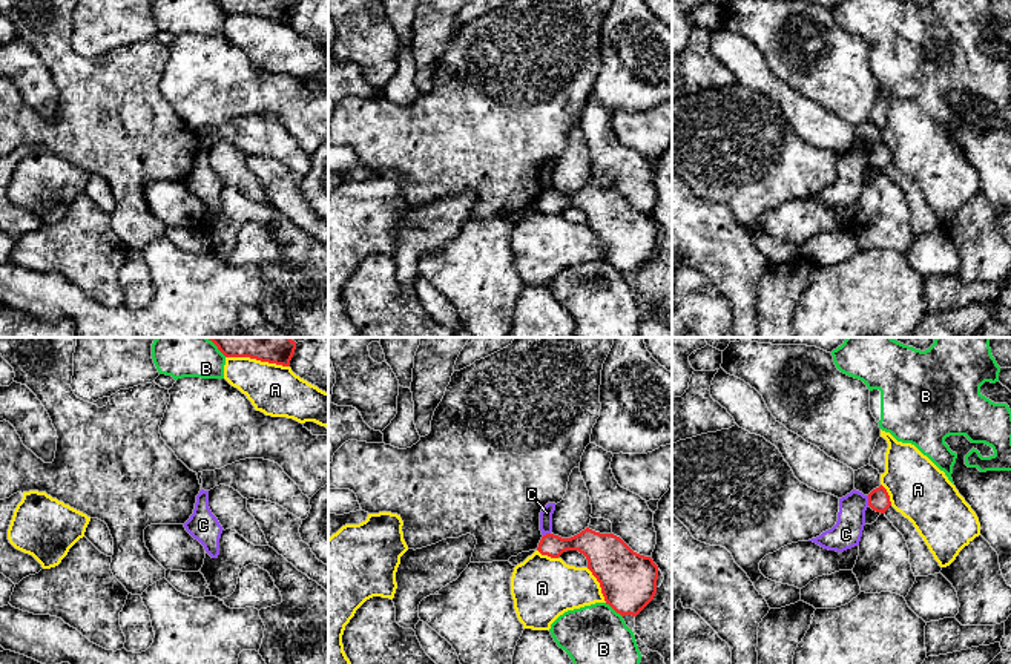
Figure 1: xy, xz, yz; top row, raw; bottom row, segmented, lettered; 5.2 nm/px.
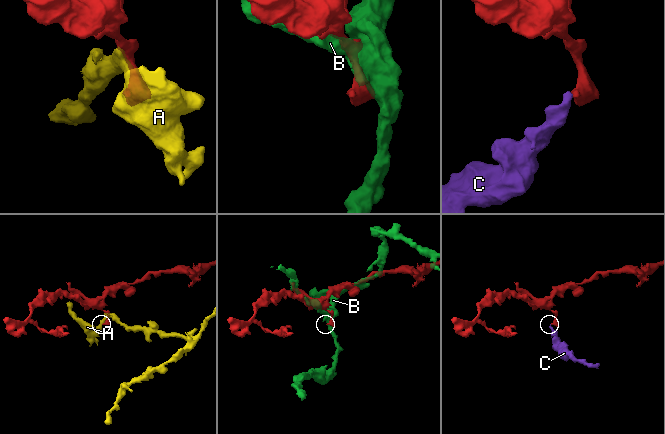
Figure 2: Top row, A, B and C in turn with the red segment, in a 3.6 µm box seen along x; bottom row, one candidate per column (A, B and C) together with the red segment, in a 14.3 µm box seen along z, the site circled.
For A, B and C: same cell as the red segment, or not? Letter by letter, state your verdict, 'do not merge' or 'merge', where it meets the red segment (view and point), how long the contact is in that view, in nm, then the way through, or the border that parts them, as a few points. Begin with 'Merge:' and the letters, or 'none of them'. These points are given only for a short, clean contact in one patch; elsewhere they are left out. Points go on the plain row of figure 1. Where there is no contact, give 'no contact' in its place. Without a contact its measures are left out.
Merge: none of them
A: do not merge; meets red in xz at (600, 241); contact 220 nm long
B: do not merge; meets red in xz at (614, 266); contact 120 nm long
C: do not merge; meets red in yz at (869, 157); contact 60 nm long; border along yz (867, 152), (869, 161)

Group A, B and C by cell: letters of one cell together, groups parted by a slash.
A / B / C

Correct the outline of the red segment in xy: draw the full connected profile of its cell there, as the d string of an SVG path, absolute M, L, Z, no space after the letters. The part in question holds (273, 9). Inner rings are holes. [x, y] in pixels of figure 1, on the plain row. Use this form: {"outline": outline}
{"outline": "M215 0L226 14L250 14L290 23L296 0Z"}

